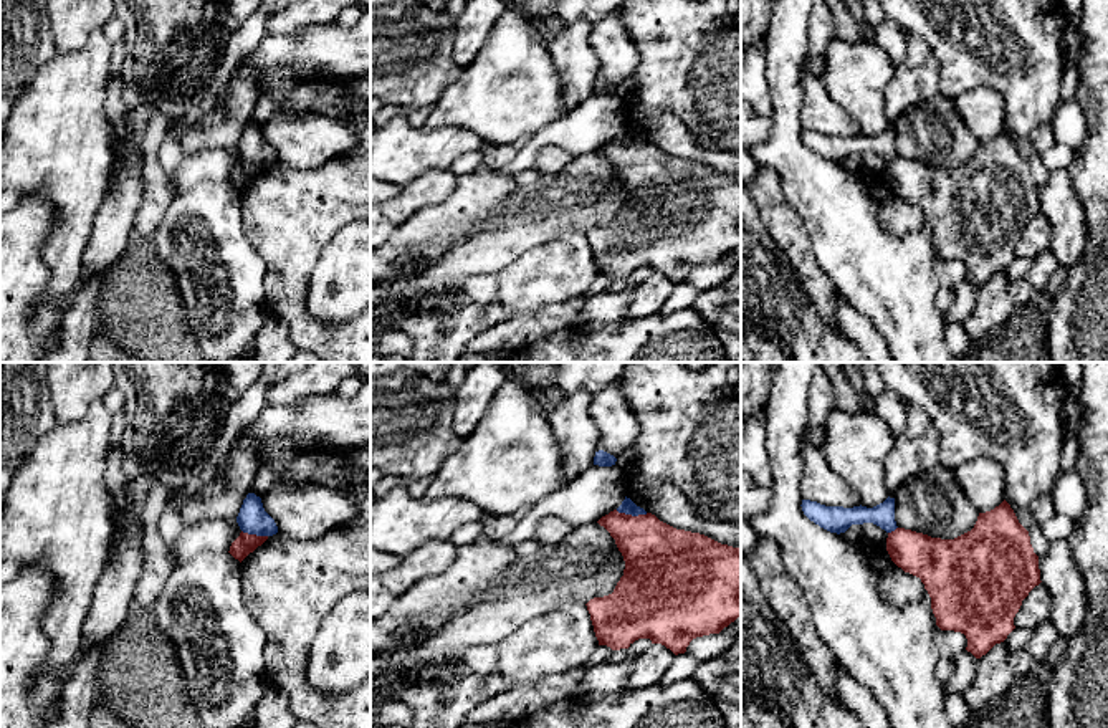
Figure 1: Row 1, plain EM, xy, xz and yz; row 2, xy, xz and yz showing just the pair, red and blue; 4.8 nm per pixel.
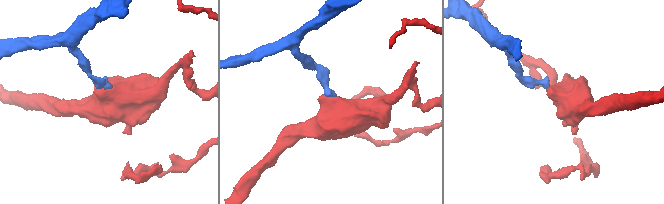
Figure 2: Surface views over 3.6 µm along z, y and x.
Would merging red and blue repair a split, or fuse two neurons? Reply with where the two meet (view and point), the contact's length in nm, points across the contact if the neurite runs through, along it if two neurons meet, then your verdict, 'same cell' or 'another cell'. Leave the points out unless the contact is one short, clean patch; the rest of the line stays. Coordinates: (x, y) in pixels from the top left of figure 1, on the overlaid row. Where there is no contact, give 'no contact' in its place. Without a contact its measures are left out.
contact xz (630, 515); length 160 nm; border xz (616, 510), (625, 515), (647, 513); another cell

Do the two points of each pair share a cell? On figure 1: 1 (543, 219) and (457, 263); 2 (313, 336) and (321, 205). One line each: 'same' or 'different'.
1: same
2: same

